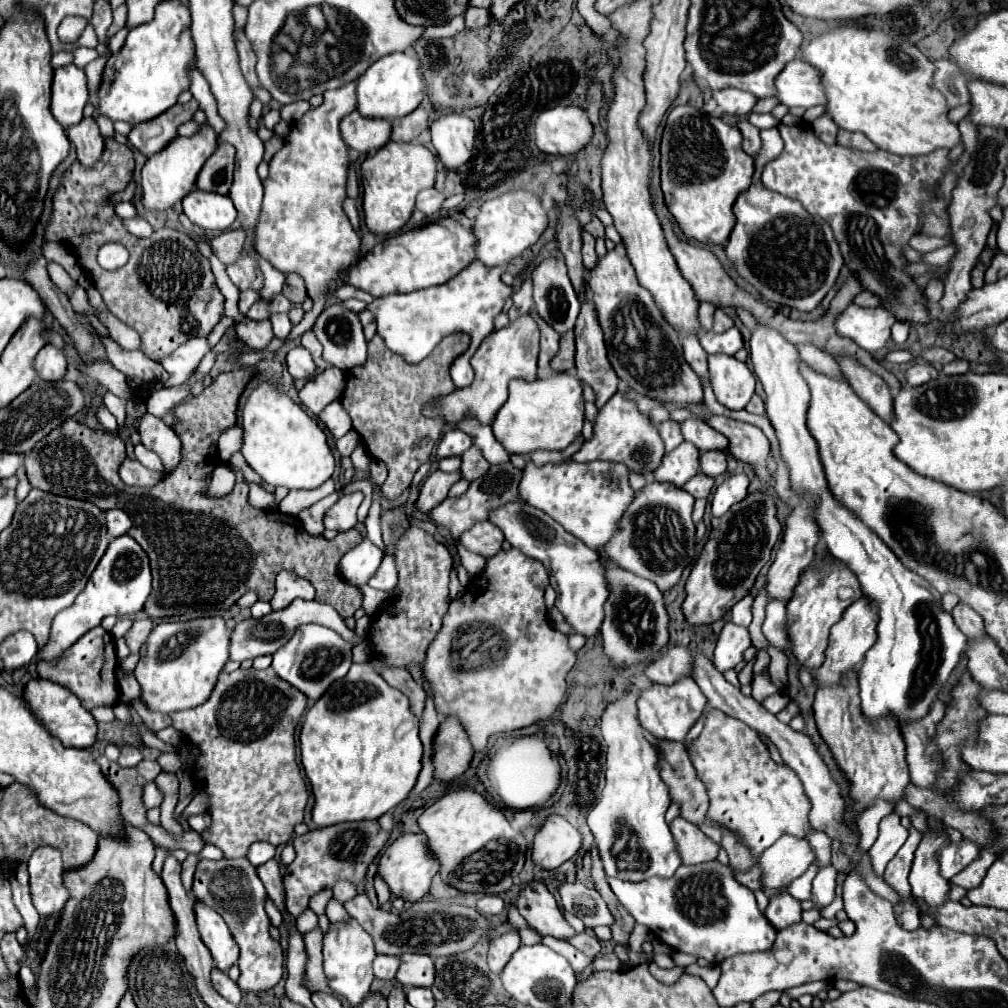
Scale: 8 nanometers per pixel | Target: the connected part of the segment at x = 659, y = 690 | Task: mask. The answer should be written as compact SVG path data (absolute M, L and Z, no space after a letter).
M681 678L673 686L653 684L653 688L641 692L637 700L641 726L657 740L677 740L677 742L685 740L687 732L699 720L705 706L707 706L705 694L701 692L701 688L697 688L697 684L693 684L693 678Z

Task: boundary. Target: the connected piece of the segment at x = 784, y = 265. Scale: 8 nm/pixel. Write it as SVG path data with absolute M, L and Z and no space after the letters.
M769 128L761 130L761 142L761 152L753 156L753 184L737 198L733 206L737 224L727 240L725 254L737 274L745 282L749 282L765 300L801 312L811 312L819 306L829 288L835 284L843 266L841 252L825 220L805 212L801 202L795 202L779 192L767 190L761 184L763 166L781 154L783 140L777 128Z

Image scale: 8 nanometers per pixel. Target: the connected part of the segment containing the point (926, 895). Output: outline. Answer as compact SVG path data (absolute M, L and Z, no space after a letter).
M949 834L935 836L933 840L921 840L913 868L909 874L909 884L913 888L913 894L919 896L929 906L937 906L947 902L949 882L945 882L937 872L937 852L941 852L941 844L949 842Z

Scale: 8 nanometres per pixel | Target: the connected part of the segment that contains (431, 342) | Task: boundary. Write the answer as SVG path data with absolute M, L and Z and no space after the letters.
M471 262L455 278L441 286L377 298L367 306L367 310L375 316L377 334L383 338L385 346L395 354L401 354L409 364L417 364L427 358L443 336L453 332L469 334L469 348L457 358L457 362L453 362L451 368L451 380L457 388L463 388L473 382L473 368L469 358L485 340L485 336L495 332L493 320L501 312L505 300L513 294L513 286L507 286L501 280L501 272L501 268L485 268L481 262Z

